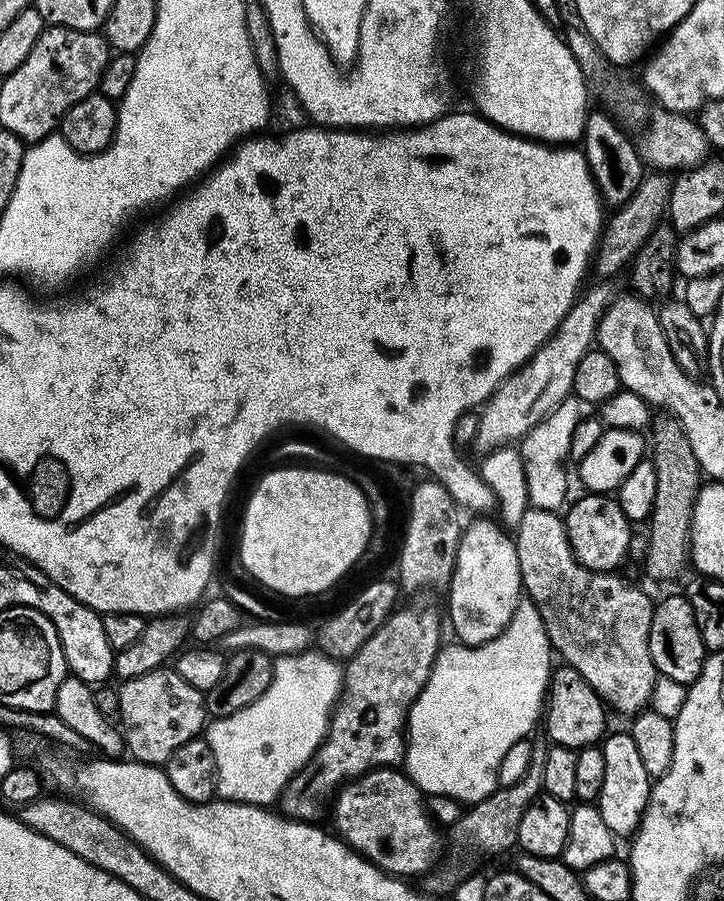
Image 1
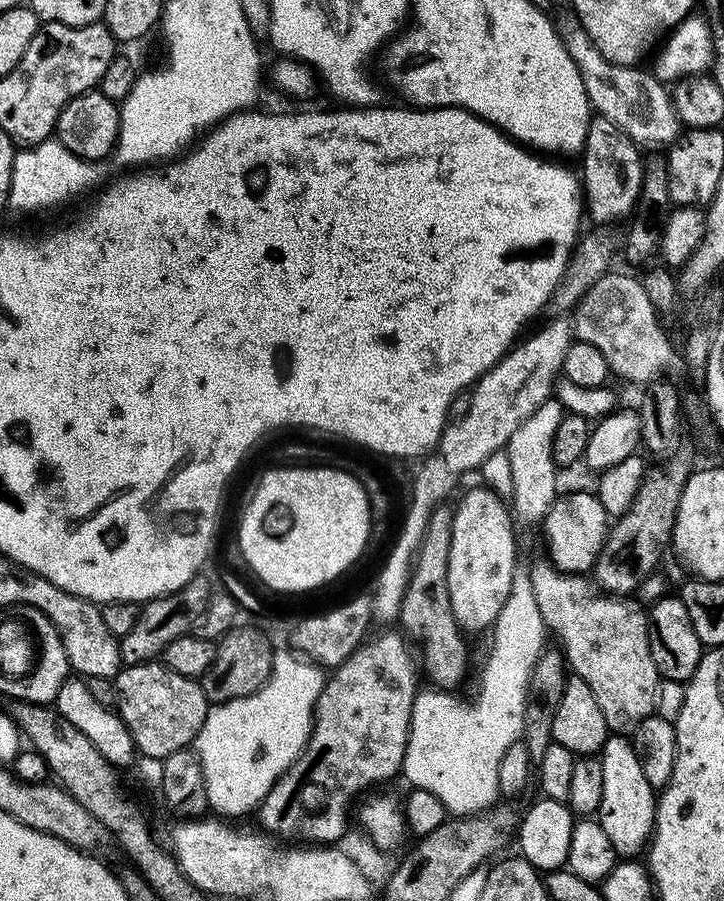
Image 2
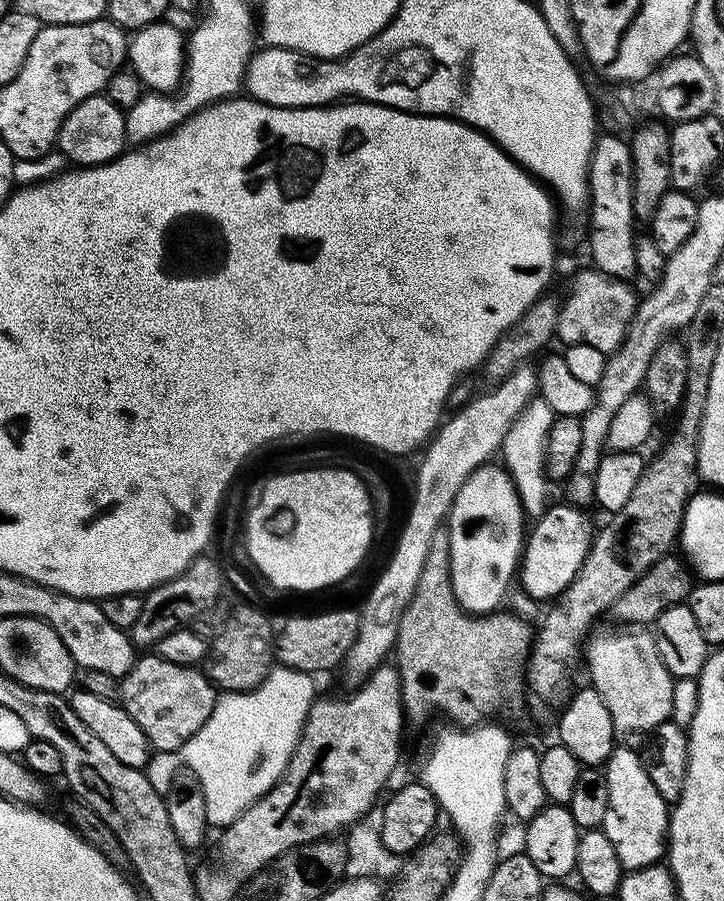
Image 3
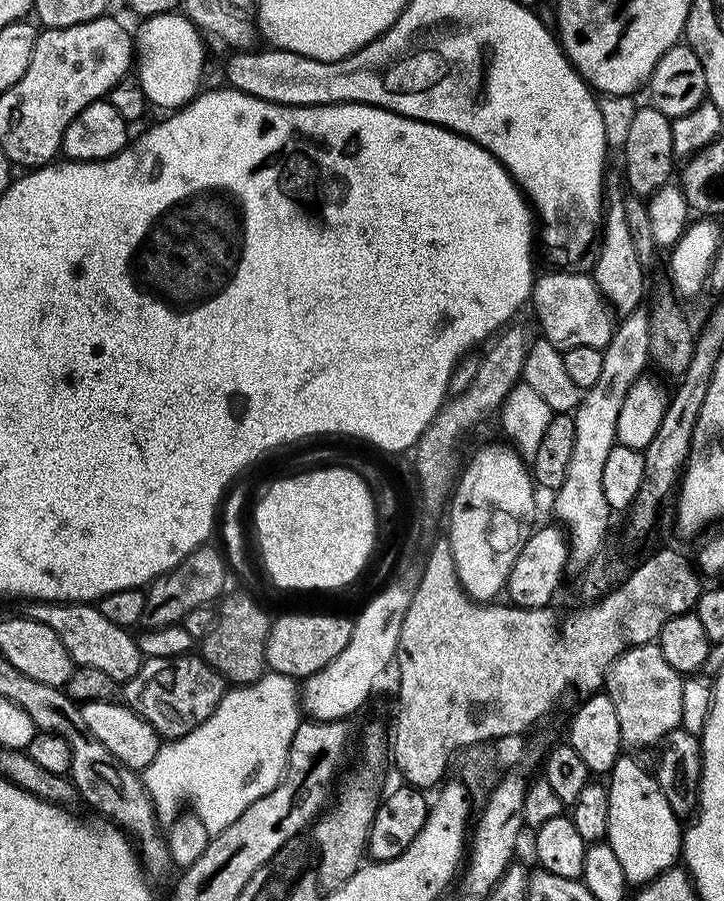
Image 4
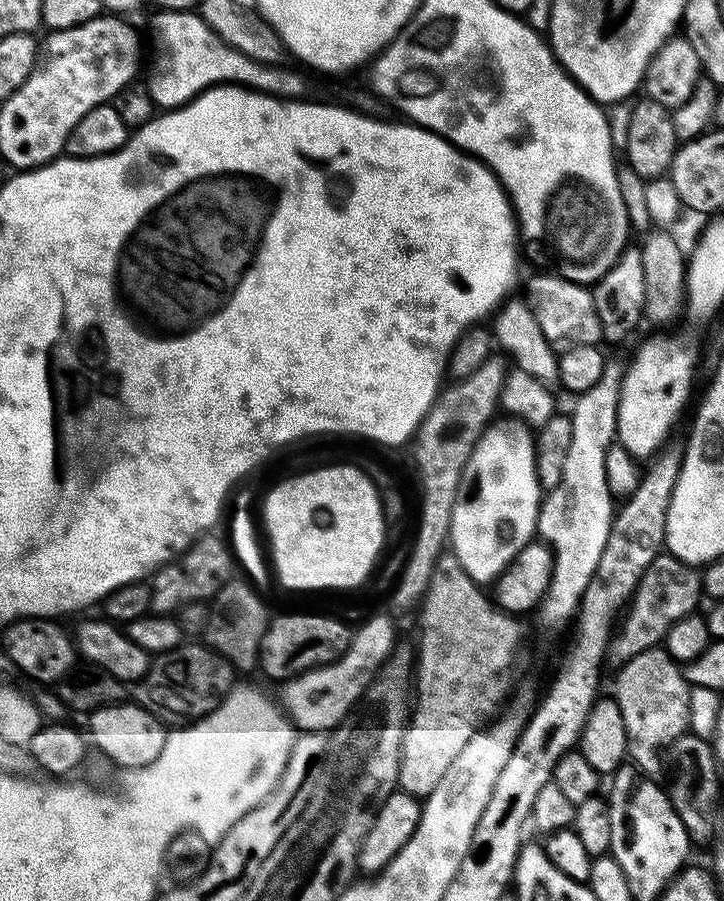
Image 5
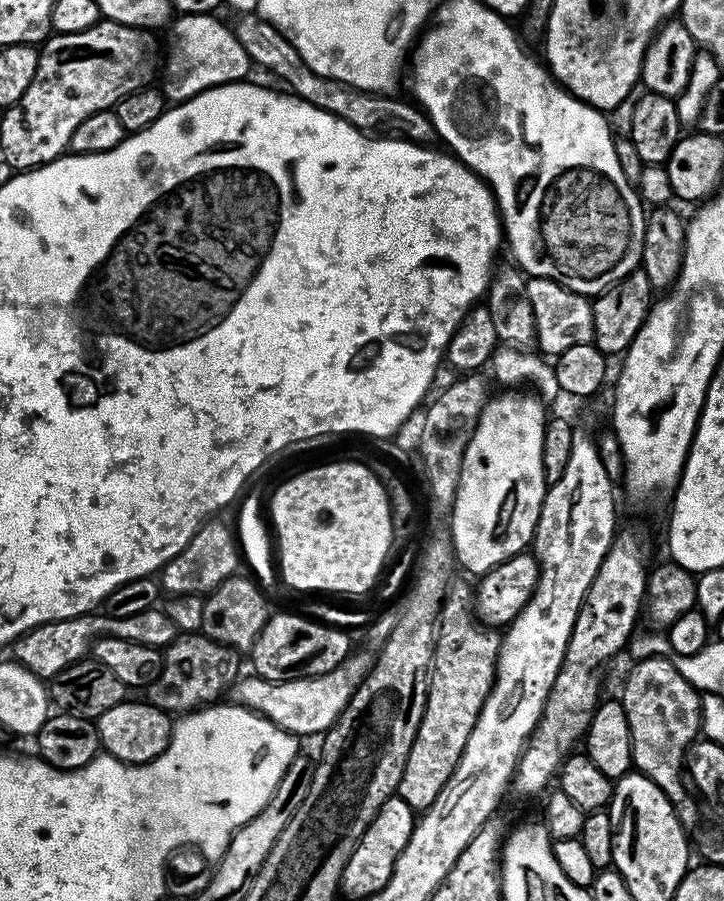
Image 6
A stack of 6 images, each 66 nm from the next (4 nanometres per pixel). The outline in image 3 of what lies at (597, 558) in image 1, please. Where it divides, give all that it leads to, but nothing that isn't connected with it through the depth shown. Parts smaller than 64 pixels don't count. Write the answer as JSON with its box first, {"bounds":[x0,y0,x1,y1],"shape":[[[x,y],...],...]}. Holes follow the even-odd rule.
{"bounds":[518,503,594,602],"shape":[[[575,503],[546,507],[539,519],[531,525],[526,536],[522,559],[518,565],[518,584],[531,600],[552,602],[570,586],[570,582],[582,570],[582,562],[592,545],[594,527],[588,521],[584,508]]]}

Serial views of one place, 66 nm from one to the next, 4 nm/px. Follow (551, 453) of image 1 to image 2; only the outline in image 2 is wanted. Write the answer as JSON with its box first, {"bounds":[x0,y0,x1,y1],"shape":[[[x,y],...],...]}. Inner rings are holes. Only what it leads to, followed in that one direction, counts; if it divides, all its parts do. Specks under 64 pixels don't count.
{"bounds":[504,398,563,530],"shape":[[[555,398],[548,400],[510,436],[505,444],[504,451],[508,456],[512,472],[513,492],[510,498],[513,521],[519,529],[523,530],[534,524],[539,525],[549,513],[550,506],[558,495],[556,478],[558,467],[551,454],[551,445],[563,415],[561,404]]]}

